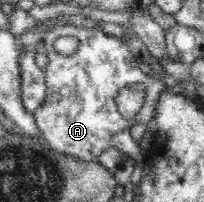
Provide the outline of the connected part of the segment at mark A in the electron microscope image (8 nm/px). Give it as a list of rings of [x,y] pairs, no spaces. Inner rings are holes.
[[[64,25],[48,32],[41,42],[41,48],[49,57],[44,71],[47,93],[44,103],[32,114],[45,142],[55,151],[80,161],[97,161],[112,146],[112,139],[119,131],[138,123],[147,124],[154,117],[158,100],[166,86],[140,70],[141,61],[130,52],[130,47],[121,37],[116,38],[95,29]],[[58,37],[78,39],[78,51],[70,57],[58,53],[54,49],[54,41]],[[137,84],[146,87],[145,105],[134,117],[126,118],[118,112],[116,98],[120,89]]]

